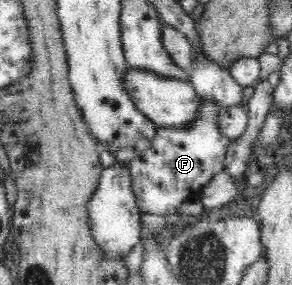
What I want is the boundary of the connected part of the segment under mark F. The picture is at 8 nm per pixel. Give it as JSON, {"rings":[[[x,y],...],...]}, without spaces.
{"rings":[[[202,97],[202,100],[204,107],[201,108],[201,114],[197,116],[197,120],[193,120],[193,124],[189,124],[187,127],[158,127],[149,150],[145,150],[141,156],[128,163],[132,177],[133,194],[140,211],[158,214],[161,217],[175,213],[183,200],[185,200],[184,202],[189,200],[195,202],[205,184],[211,182],[219,172],[224,171],[224,159],[232,140],[225,137],[218,126],[220,109],[223,107],[205,99],[205,97]]]}

